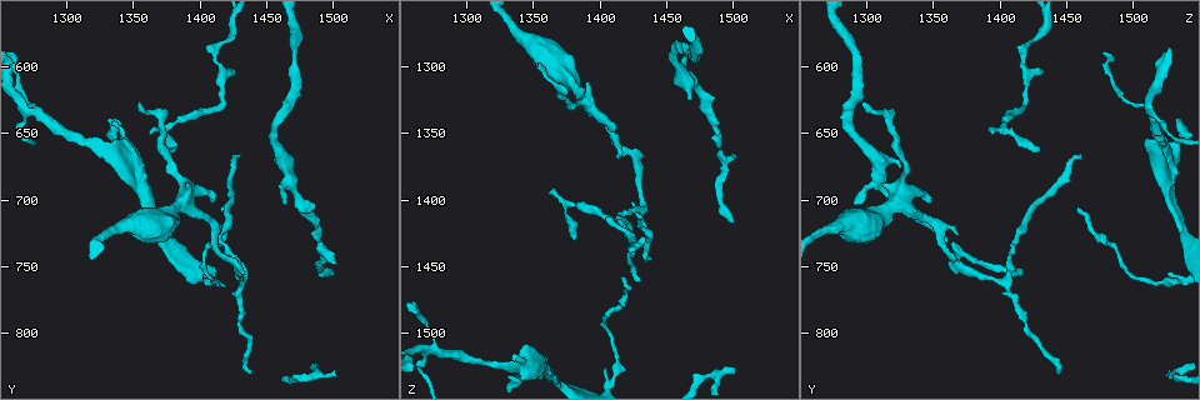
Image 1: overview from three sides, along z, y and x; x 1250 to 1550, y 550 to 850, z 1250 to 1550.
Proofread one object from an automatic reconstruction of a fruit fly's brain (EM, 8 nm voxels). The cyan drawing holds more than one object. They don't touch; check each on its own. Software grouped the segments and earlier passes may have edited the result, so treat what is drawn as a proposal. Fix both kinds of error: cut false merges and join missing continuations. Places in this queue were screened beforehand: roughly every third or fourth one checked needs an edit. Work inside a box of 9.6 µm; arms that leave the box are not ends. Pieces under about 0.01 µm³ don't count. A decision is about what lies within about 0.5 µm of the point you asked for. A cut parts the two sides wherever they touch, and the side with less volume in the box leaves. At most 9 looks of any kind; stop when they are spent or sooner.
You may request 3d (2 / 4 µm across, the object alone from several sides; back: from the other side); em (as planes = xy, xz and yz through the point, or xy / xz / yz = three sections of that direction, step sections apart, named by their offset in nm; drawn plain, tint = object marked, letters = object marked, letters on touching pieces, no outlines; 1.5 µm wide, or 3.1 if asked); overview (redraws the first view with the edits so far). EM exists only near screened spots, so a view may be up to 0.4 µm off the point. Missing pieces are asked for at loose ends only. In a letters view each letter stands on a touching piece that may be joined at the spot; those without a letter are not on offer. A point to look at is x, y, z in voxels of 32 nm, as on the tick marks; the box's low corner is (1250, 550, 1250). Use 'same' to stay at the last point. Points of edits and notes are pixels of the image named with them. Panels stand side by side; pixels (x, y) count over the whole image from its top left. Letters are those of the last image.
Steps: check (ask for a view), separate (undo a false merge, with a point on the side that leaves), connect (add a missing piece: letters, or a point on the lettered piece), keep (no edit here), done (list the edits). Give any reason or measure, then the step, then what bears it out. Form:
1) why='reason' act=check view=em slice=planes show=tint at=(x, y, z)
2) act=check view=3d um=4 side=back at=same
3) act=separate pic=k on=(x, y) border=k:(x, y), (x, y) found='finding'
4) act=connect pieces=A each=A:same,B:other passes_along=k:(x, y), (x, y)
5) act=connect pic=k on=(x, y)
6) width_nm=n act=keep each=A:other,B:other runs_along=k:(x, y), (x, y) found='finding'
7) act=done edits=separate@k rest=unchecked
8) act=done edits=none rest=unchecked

why='free end' act=check view=em slice=planes show=letters at=(1410, 702, 1346)

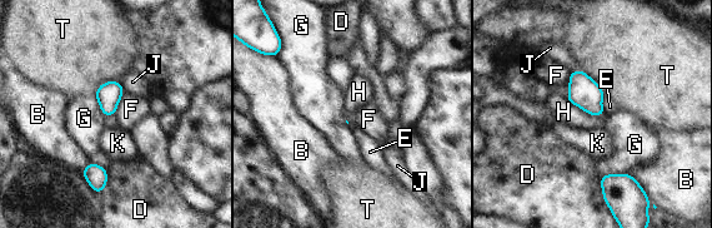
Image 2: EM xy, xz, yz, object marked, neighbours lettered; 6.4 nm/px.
act=keep each=B:other,D:other,E:other,F:other,G:other,H:other,J:other,K:other,T:other border=2:(565, 97), (590, 114), (603, 115) found='no lettered piece goes on from it'

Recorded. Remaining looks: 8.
why='end of a long branch' act=check view=em slice=planes show=letters at=(1498, 756, 1416)

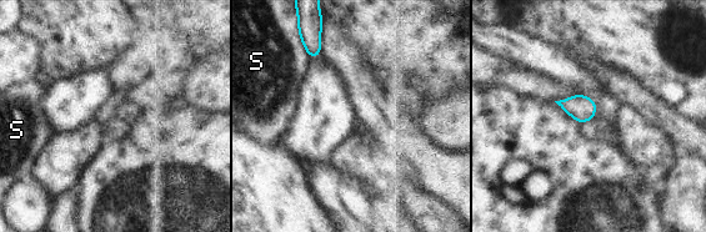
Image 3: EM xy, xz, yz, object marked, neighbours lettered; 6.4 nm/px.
act=keep each=S:other found='no lettered piece goes on from it'

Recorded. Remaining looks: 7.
why='thin end' act=check view=em slice=yz step=4 show=letters at=(1416, 706, 1456)

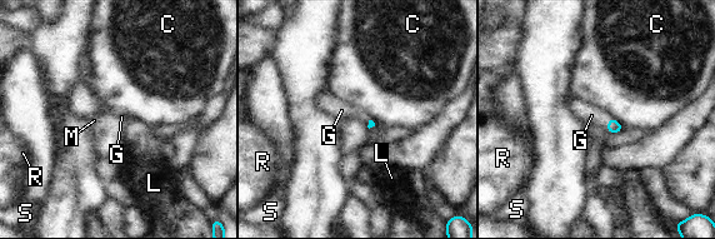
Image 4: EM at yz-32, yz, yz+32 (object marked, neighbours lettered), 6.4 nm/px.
act=check view=em slice=xy step=8 show=letters at=same

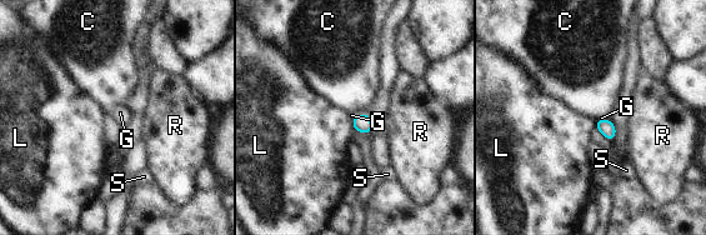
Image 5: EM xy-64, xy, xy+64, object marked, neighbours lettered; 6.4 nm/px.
act=connect pieces=G each=C:other,G:same,L:other,R:other,S:other found='it goes on there'

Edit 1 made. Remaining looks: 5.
why='see it whole again' act=check view=overview

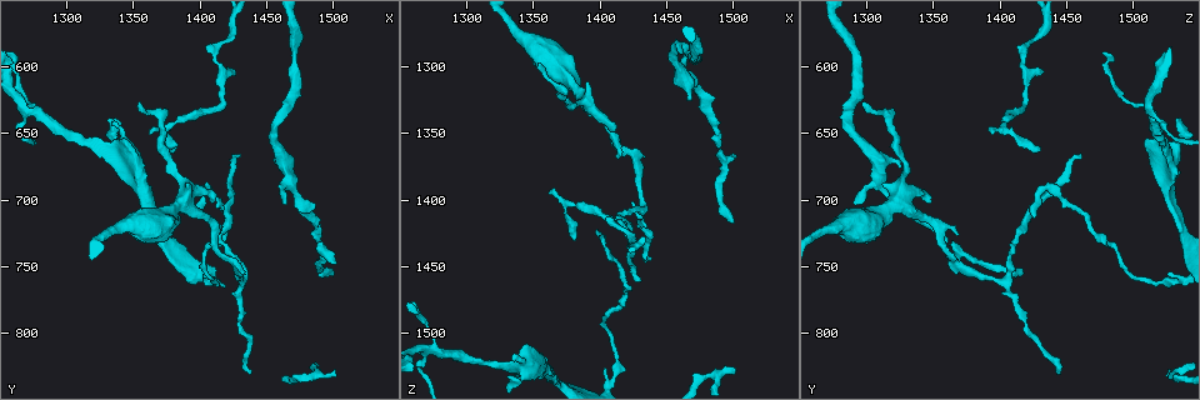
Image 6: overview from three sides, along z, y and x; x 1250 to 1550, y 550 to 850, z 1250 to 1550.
why='sharp bend' act=check view=em slice=yz step=8 show=tint at=(1412, 588, 1418)

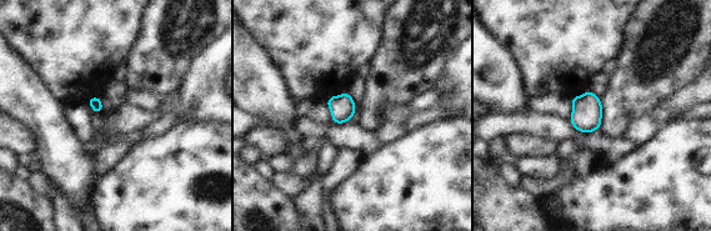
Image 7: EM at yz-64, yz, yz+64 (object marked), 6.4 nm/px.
why='cut it another way' act=check view=em slice=planes show=tint at=same

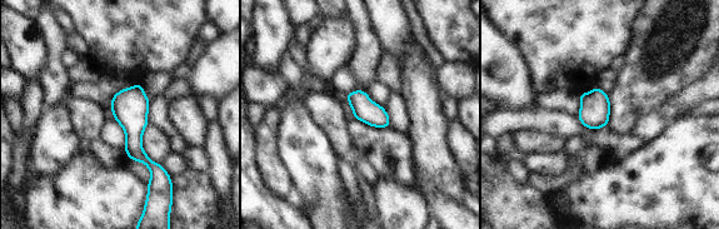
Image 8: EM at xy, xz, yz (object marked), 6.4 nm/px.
act=check view=em slice=planes show=letters at=same

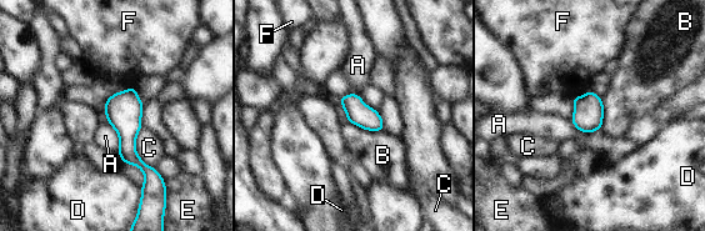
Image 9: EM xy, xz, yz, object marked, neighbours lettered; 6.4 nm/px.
act=keep each=A:other,B:other,C:other,D:other,E:other,F:other found='continuous, no second cell'

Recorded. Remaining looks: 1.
act=done edits=connect@5 rest=unchecked

